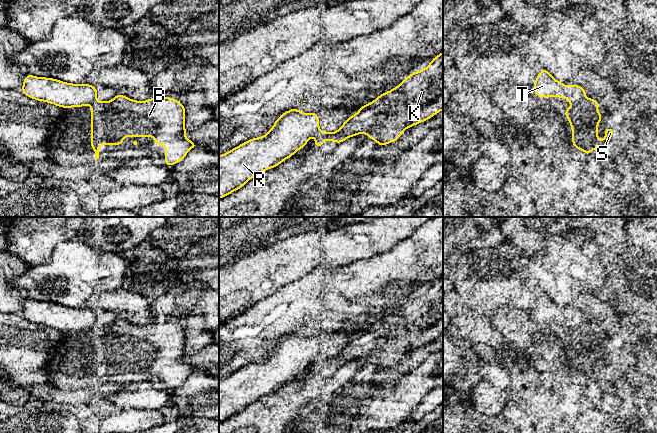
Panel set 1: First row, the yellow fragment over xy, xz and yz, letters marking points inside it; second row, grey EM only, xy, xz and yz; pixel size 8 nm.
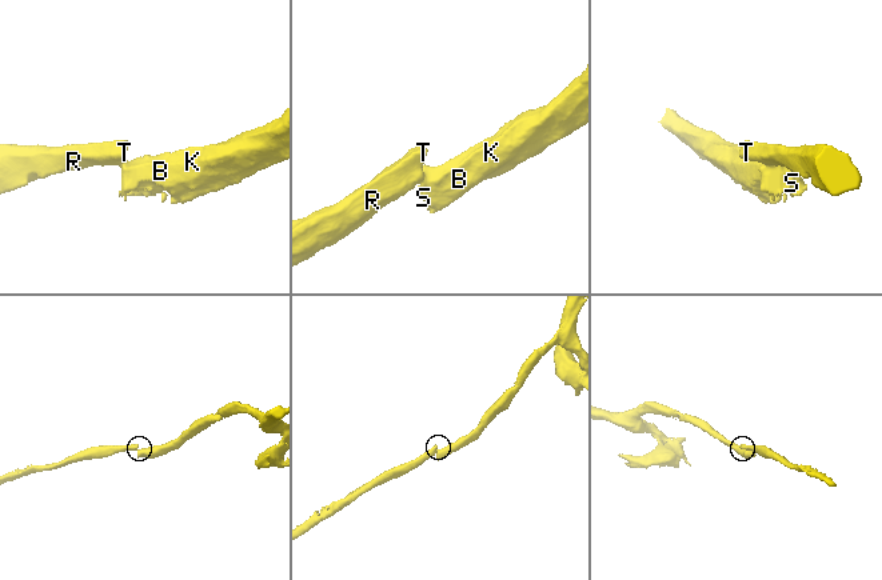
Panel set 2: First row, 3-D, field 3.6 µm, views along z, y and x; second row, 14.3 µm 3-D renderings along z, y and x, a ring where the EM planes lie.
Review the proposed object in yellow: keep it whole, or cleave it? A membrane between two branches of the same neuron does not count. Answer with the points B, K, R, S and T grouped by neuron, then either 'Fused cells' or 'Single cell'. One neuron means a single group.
Groups: B K S / R T. Fused cells

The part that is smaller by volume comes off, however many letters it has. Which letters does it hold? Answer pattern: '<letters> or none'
R, T

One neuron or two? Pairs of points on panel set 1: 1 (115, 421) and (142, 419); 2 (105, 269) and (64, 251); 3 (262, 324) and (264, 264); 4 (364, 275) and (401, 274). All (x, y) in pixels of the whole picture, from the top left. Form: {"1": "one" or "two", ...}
{"1": "one", "2": "one", "3": "two", "4": "one"}

